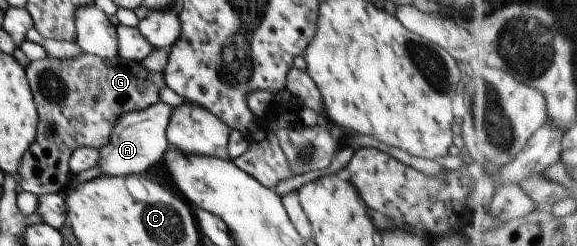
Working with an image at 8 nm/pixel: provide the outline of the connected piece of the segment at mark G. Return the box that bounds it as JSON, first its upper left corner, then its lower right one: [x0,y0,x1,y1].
[16,54,165,196]

